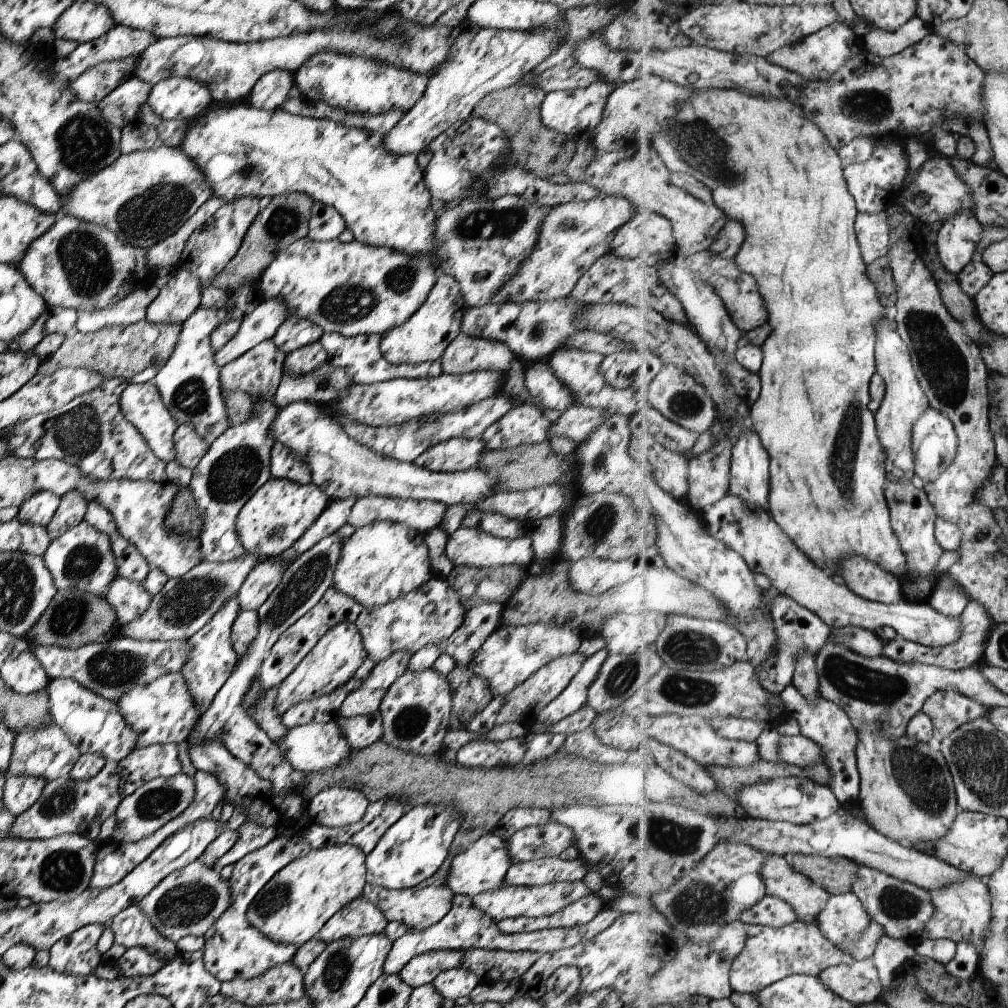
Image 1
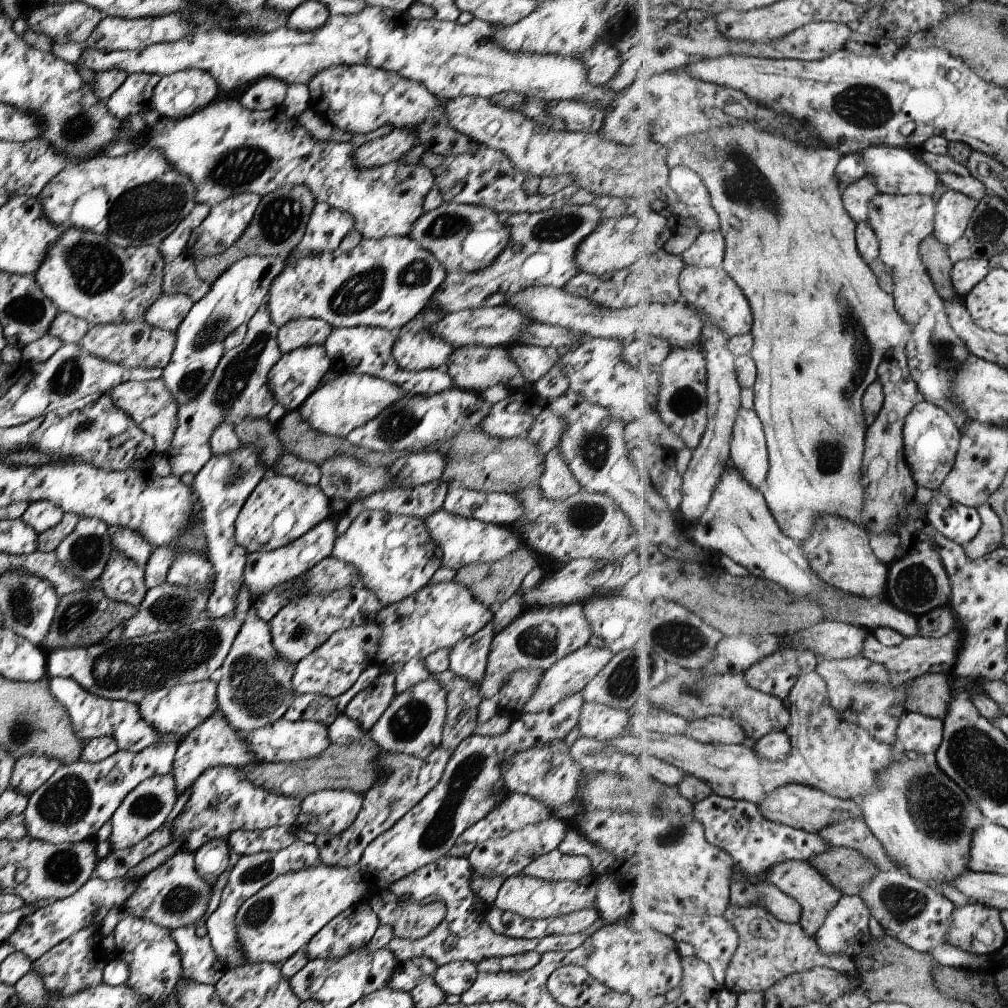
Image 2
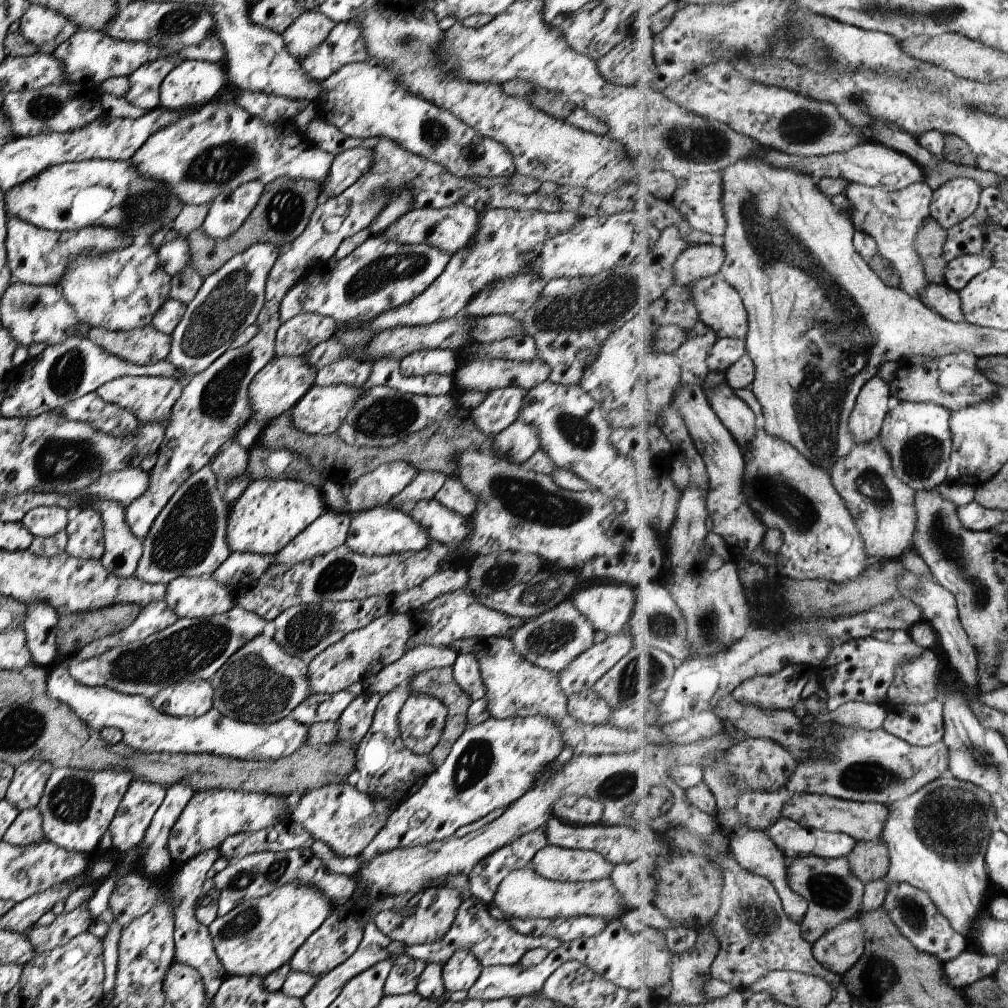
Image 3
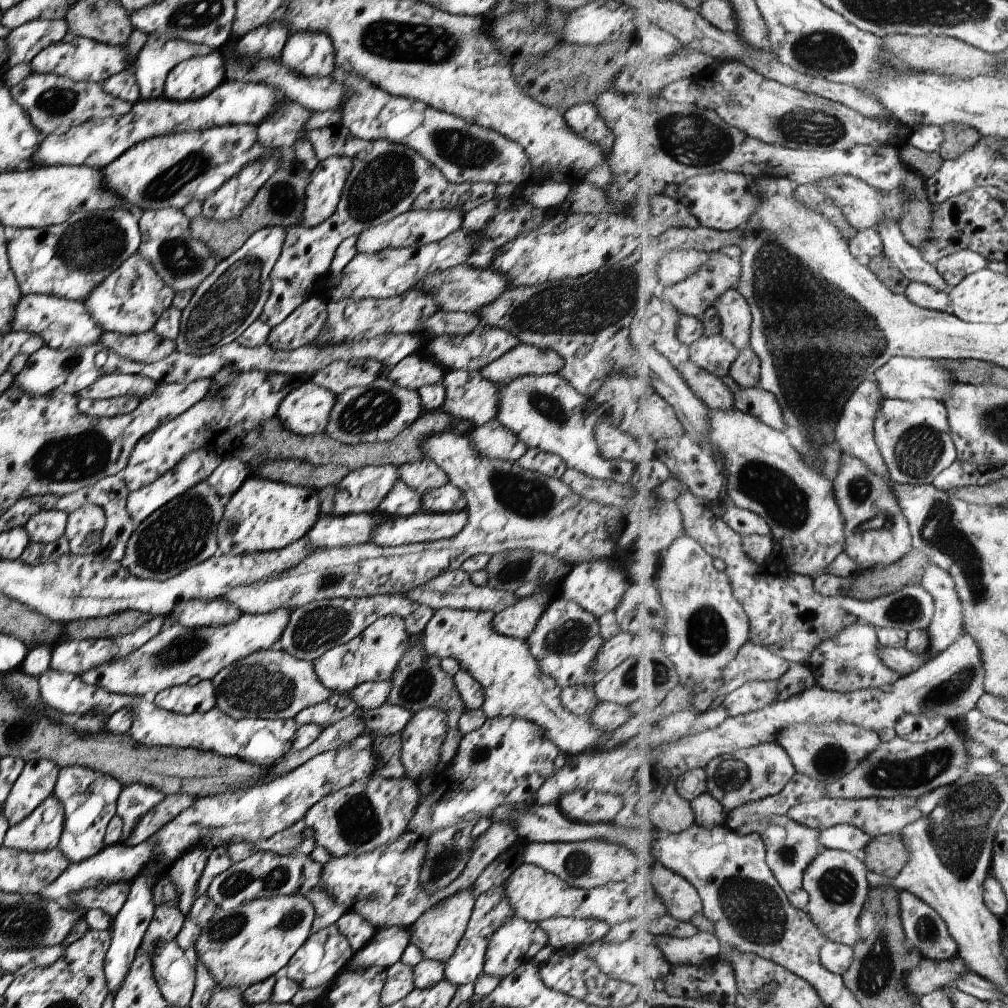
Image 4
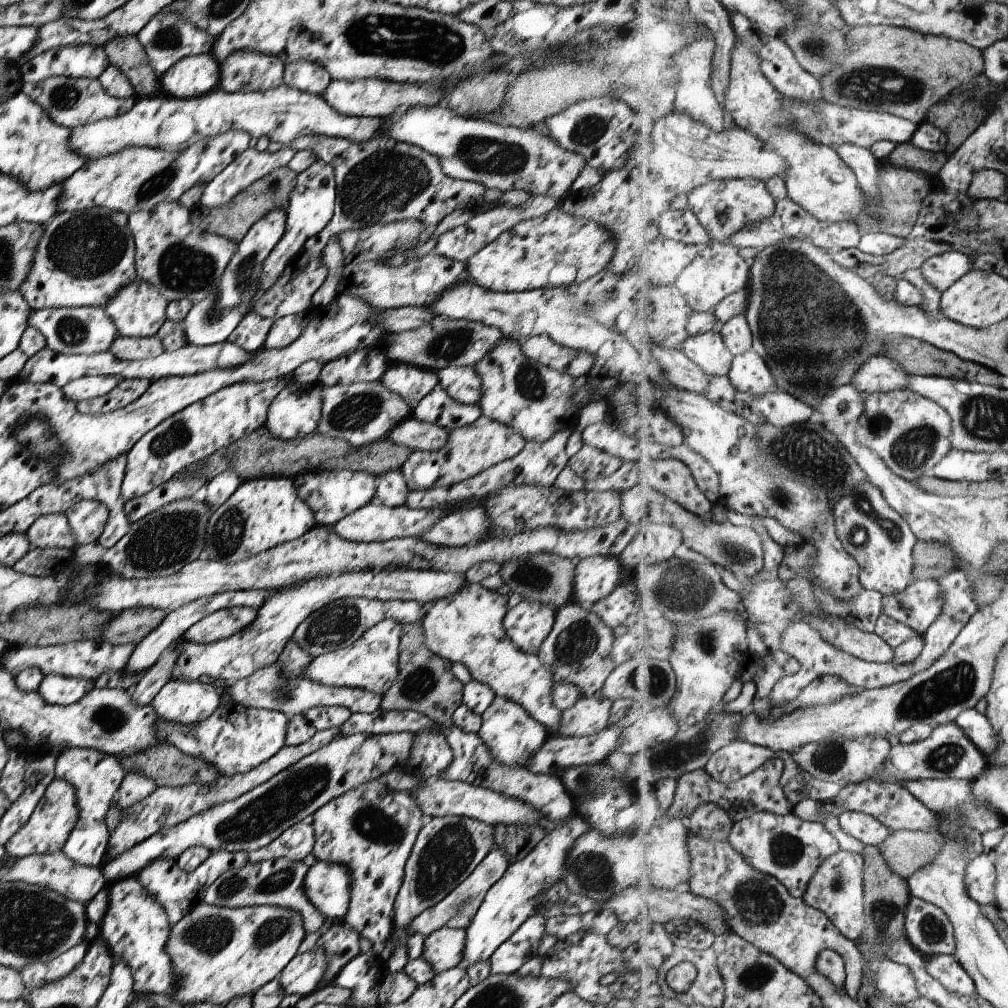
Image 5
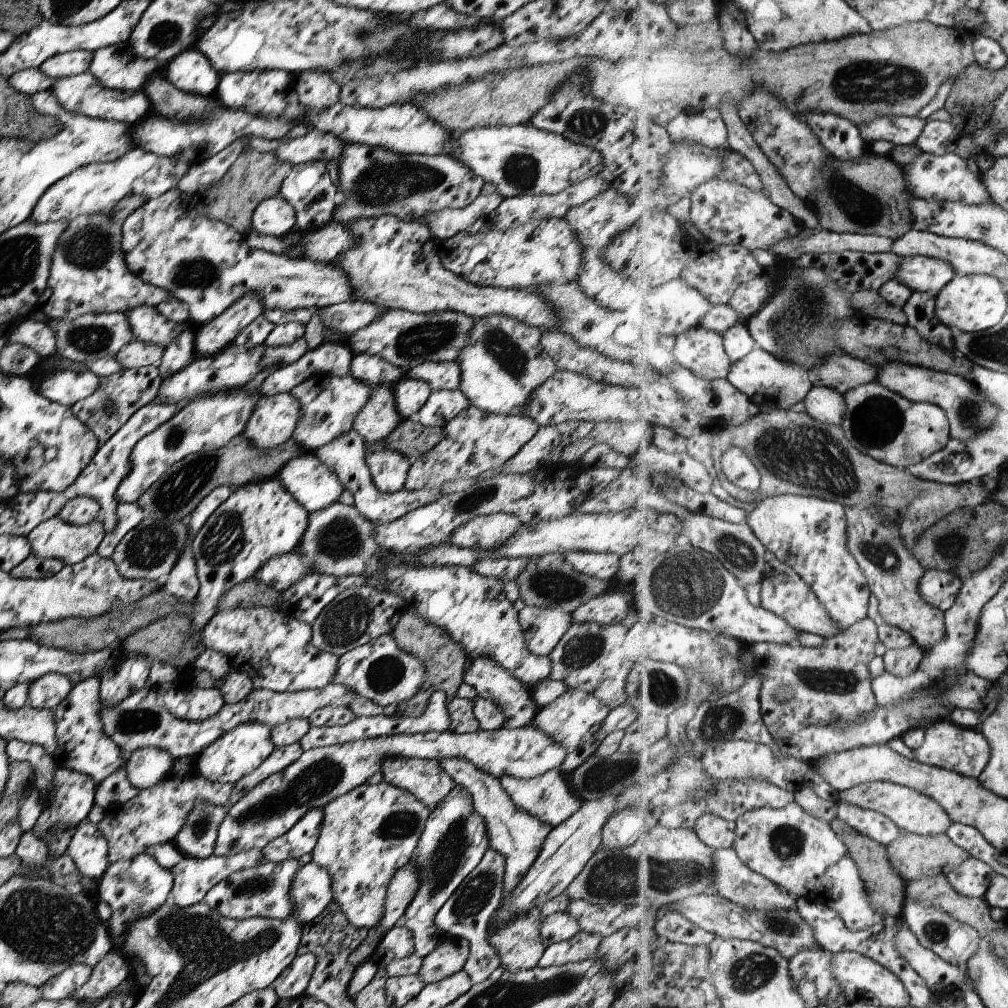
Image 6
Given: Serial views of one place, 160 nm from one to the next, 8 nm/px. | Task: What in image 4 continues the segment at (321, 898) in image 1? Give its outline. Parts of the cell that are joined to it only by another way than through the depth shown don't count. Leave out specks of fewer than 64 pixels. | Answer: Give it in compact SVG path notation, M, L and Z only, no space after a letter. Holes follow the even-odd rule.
M301 895L261 897L230 910L216 908L211 918L200 926L193 952L208 970L208 975L217 988L239 989L243 992L248 986L261 982L284 968L287 961L311 934L310 926L313 917L313 905Z

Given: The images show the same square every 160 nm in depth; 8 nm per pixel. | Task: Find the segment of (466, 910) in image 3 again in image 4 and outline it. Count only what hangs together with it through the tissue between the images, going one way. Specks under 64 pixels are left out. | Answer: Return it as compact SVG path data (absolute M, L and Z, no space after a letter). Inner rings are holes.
M511 917L489 939L484 954L483 974L502 979L532 958L546 945L539 925Z

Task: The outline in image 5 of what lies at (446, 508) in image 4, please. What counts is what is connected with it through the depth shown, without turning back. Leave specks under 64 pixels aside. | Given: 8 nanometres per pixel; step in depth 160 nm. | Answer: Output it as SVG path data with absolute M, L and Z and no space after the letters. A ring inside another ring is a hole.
M577 424L573 427L564 428L563 430L555 432L550 439L544 440L543 442L526 441L523 448L515 455L513 458L498 462L485 470L482 470L479 474L472 476L470 479L461 480L457 484L451 485L450 487L445 487L442 484L439 486L434 486L428 489L419 489L414 491L409 491L406 494L404 504L410 509L428 509L435 507L453 507L455 504L462 503L471 497L483 497L489 493L495 492L496 490L502 489L506 486L515 485L537 485L540 487L551 487L556 479L559 471L567 464L568 458L565 456L563 449L565 448L565 442L567 438L571 436L571 433L575 429Z

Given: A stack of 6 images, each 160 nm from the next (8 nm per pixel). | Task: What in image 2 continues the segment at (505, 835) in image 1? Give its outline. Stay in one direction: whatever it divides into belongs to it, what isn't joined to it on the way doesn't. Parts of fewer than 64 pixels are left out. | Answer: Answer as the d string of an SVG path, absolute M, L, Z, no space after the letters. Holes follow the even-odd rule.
M508 793L487 816L469 825L456 842L475 844L496 839L549 816L551 812L542 802L521 793Z

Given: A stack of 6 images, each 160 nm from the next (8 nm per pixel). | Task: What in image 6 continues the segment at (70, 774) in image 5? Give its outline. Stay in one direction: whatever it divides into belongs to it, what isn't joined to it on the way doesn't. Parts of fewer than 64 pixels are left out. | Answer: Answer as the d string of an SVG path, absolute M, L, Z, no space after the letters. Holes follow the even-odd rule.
M95 677L80 680L51 710L56 724L56 742L59 744L54 753L56 764L89 775L96 782L95 786L121 765L125 765L125 758L121 756L118 746L103 732L100 723L99 683ZM79 822L66 852L83 877L97 880L108 865L107 845L96 825Z

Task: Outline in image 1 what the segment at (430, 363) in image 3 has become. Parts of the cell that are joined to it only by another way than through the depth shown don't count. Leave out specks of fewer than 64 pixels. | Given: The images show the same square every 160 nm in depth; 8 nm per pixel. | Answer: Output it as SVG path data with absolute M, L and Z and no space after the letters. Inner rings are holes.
M438 273L437 280L423 304L405 322L383 334L379 345L383 358L394 365L439 361L445 348L460 333L461 317L466 308L457 281L449 275Z

